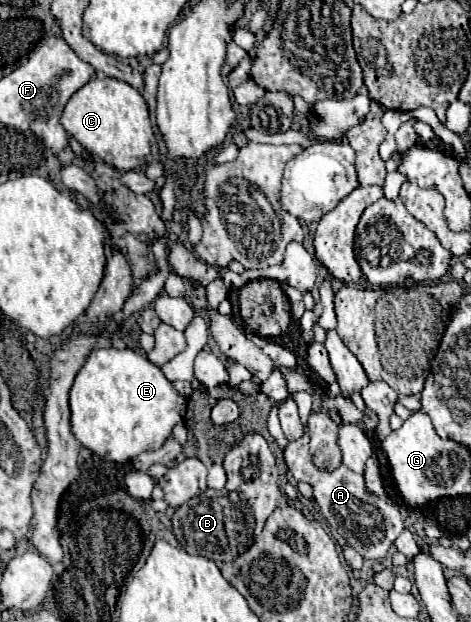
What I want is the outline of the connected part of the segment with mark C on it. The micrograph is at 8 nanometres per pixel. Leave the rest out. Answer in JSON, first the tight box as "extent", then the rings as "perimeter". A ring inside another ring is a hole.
{"extent":[60,76,156,172],"perimeter":[[[94,76],[78,92],[72,94],[64,106],[60,124],[90,154],[100,156],[106,164],[120,172],[134,170],[152,160],[152,146],[156,138],[150,126],[146,102],[136,88],[122,80]]]}

